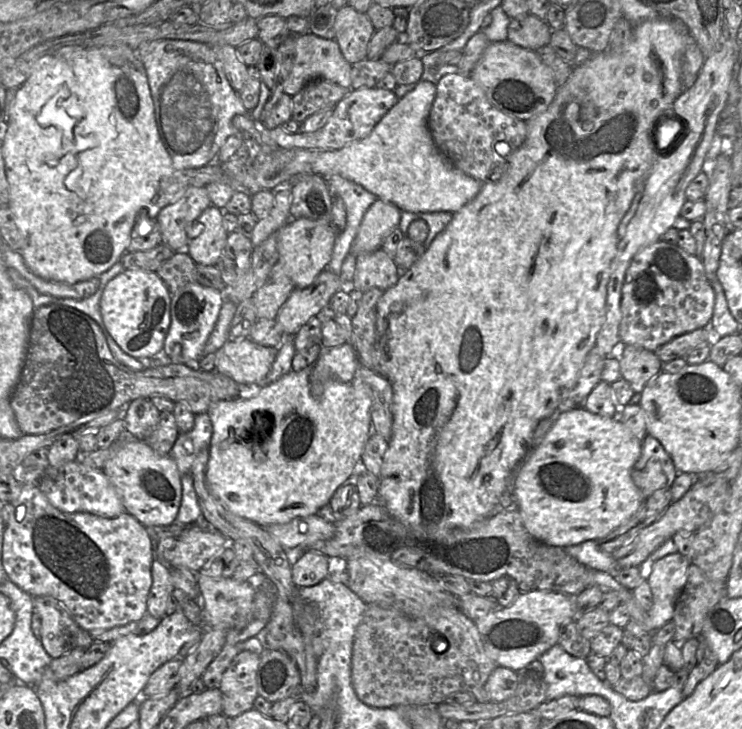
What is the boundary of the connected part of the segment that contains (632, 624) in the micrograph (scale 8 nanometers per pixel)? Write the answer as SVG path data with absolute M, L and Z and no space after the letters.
M680 552L666 555L653 563L647 579L653 594L653 606L647 612L642 626L632 619L627 624L626 629L634 637L653 633L672 621L676 602L688 578L690 564L690 560Z

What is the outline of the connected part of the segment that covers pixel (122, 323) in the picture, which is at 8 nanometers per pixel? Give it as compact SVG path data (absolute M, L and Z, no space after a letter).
M124 270L108 282L100 299L104 325L117 345L129 356L151 361L162 354L169 330L171 296L156 272Z

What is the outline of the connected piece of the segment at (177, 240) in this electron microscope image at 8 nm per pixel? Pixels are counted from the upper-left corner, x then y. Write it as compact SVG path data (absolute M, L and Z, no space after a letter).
M205 186L188 187L176 201L163 207L156 217L161 243L175 253L187 252L189 225L210 205Z

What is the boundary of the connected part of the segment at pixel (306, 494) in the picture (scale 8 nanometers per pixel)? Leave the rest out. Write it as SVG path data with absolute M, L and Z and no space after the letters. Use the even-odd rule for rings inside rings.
M309 366L299 372L291 370L276 382L262 387L257 395L249 399L237 397L235 399L218 401L207 412L213 429L206 471L206 482L209 490L232 514L249 520L261 527L273 524L285 524L295 518L318 514L323 507L330 503L336 490L359 469L361 455L372 434L370 417L371 400L368 395L362 391L356 391L352 382L345 383L337 379L332 379L323 384L323 394L320 397L314 397L311 394L310 381L312 369L313 366ZM257 421L260 423L258 428L264 426L264 421L267 424L267 429L263 427L263 432L258 432L258 435L252 432Z

